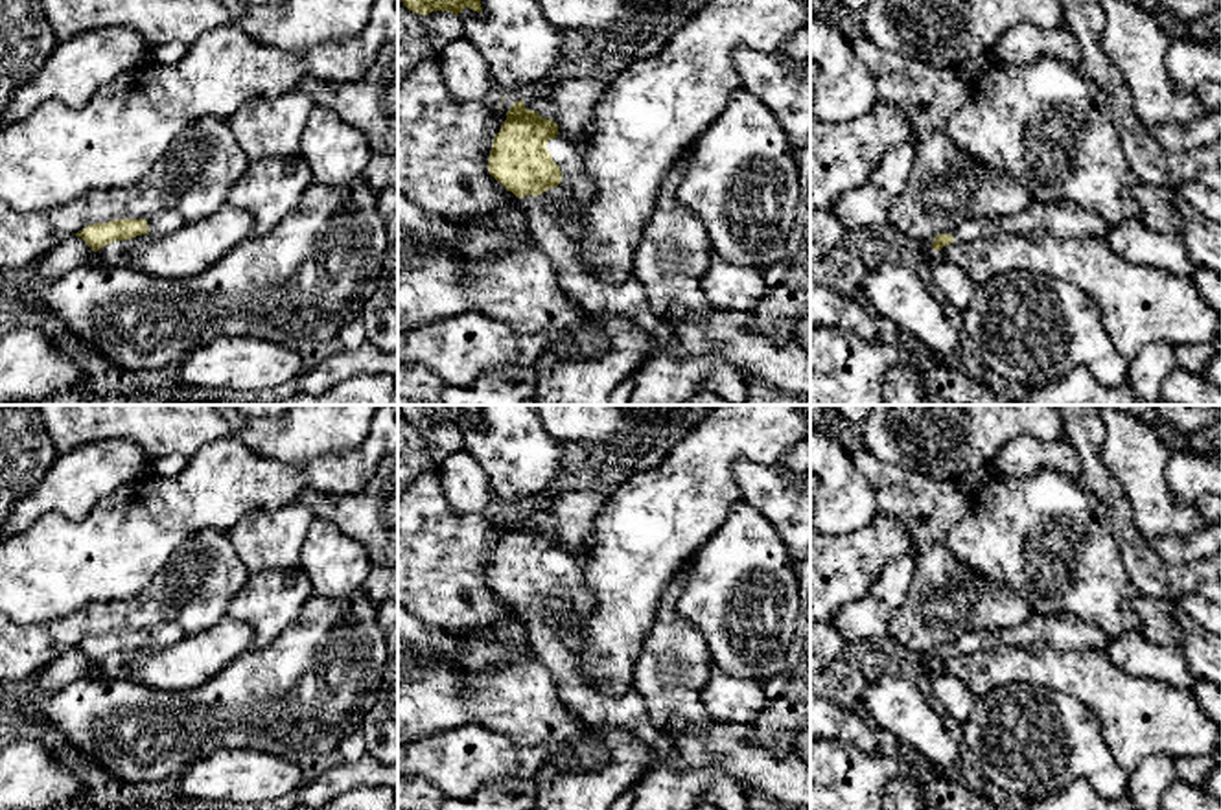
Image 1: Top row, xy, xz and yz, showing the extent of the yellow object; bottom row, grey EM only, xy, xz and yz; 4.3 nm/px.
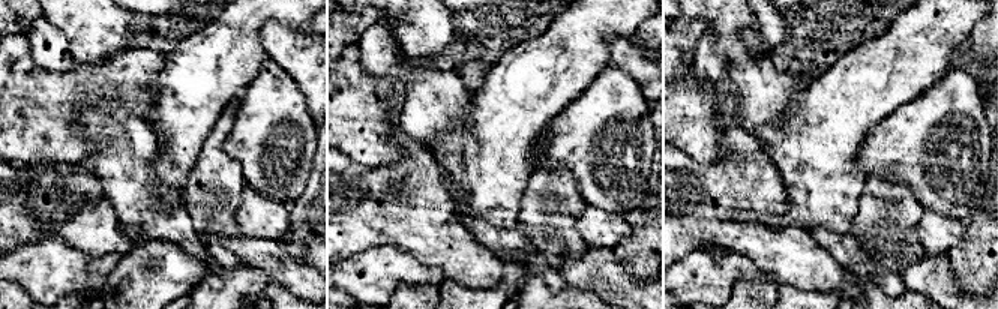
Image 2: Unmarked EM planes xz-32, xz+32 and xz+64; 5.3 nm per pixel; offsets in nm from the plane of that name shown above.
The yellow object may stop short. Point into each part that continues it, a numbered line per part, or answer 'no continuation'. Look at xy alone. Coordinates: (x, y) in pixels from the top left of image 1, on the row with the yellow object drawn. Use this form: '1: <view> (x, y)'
1: xy (164, 223)

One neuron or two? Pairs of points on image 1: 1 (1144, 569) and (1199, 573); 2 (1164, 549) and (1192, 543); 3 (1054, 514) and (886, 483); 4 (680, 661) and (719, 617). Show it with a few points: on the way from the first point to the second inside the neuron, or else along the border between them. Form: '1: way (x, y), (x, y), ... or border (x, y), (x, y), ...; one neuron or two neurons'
1: way (1157, 573), (1186, 573); one neuron
2: way (1172, 549), (1185, 549); one neuron
3: border (973, 497), (965, 516), (947, 536); two neurons
4: border (678, 601), (676, 610), (702, 634), (711, 663); two neurons

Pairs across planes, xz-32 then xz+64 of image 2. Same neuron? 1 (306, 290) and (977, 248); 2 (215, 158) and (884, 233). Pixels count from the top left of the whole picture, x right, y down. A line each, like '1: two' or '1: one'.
1: two
2: one

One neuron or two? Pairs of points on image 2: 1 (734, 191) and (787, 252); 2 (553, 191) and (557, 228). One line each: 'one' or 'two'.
1: one
2: one

